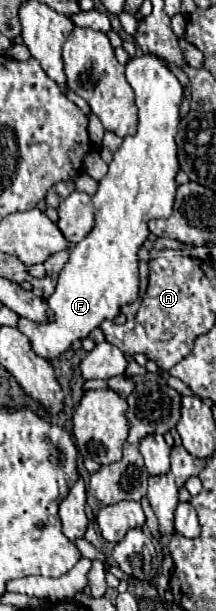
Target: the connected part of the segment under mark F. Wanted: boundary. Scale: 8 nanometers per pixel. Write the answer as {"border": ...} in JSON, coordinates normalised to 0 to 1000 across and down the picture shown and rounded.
{"border":[[[713,88],[611,95],[583,105],[583,131],[630,154],[639,216],[630,223],[574,226],[546,249],[528,249],[528,262],[509,265],[500,285],[454,298],[454,314],[426,324],[444,344],[444,367],[426,380],[324,409],[324,422],[269,452],[259,478],[222,488],[222,501],[259,520],[222,530],[167,530],[120,520],[93,520],[83,527],[83,540],[139,553],[148,573],[213,589],[306,576],[343,556],[398,553],[444,534],[463,534],[472,524],[491,520],[528,524],[556,514],[556,501],[620,494],[639,488],[639,409],[694,383],[676,367],[704,357],[778,357],[796,350],[815,321],[806,288],[833,278],[806,223],[833,200],[824,177],[843,164],[843,141],[815,131],[815,124],[750,105],[750,95]]]}

